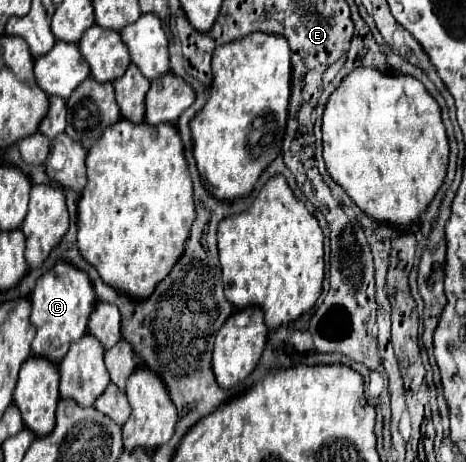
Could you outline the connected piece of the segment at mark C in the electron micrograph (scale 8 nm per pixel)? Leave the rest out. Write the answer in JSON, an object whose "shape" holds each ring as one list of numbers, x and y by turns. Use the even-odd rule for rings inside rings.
{"shape":[[59,262,53,270,43,274,37,280,37,286,31,294,31,322,37,326,37,336,31,344,35,356,43,356,55,364,59,364,73,340,79,340,87,332,89,316,97,304,95,290,89,276,83,270,77,270,71,264]]}

